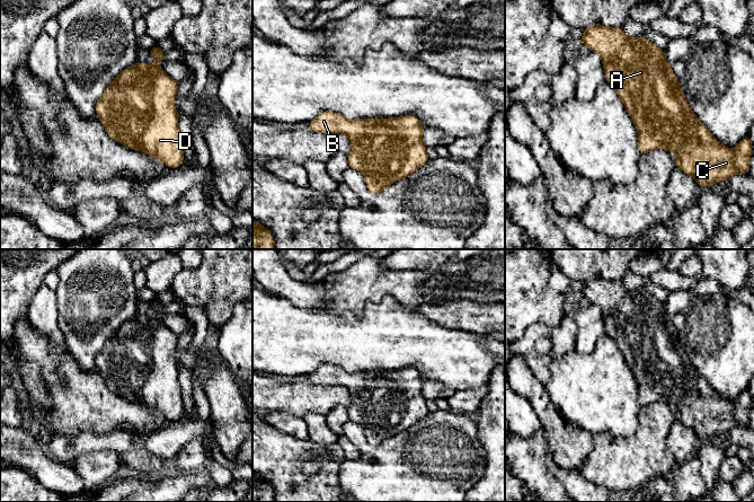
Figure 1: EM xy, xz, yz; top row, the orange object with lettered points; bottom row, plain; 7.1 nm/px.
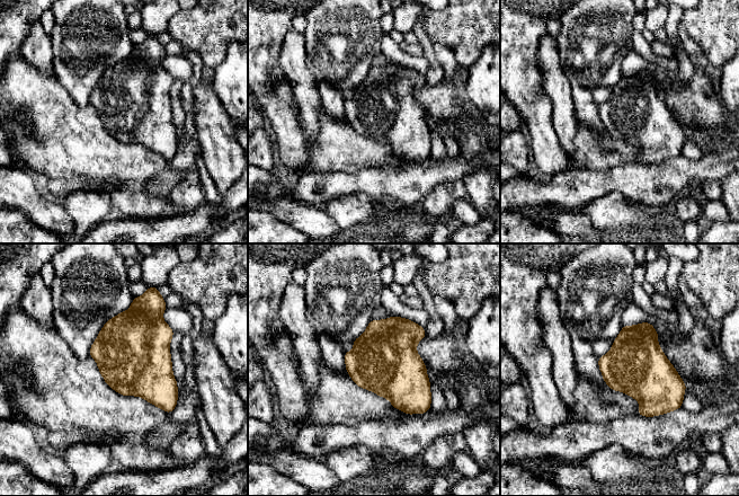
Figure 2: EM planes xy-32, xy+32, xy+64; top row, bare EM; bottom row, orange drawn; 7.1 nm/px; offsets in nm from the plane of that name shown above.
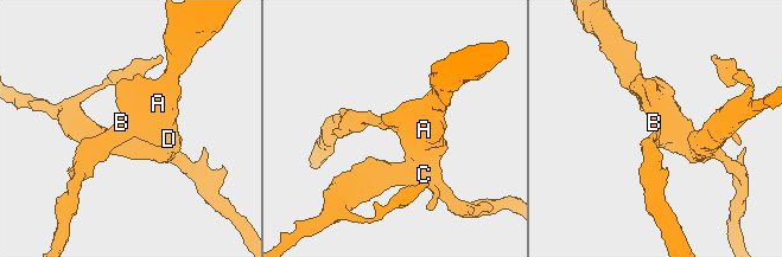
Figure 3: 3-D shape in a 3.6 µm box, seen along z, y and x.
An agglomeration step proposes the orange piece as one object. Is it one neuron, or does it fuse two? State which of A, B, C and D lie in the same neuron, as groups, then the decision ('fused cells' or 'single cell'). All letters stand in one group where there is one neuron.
A B C D | single cell

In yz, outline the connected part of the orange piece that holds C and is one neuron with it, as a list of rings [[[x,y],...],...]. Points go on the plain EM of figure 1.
[[[595,276],[584,281],[584,289],[577,294],[585,297],[591,303],[600,307],[603,311],[603,320],[606,334],[612,337],[619,346],[627,364],[635,375],[638,384],[639,406],[648,406],[655,402],[665,402],[676,408],[676,421],[690,426],[700,440],[715,435],[728,433],[734,426],[747,426],[753,396],[748,388],[745,389],[736,402],[721,398],[691,363],[683,346],[677,329],[672,324],[662,301],[644,289],[630,292],[621,280],[605,280]]]

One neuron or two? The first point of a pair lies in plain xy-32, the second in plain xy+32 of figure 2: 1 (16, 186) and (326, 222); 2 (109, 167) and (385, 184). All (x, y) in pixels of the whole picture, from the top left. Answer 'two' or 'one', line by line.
1: one
2: two

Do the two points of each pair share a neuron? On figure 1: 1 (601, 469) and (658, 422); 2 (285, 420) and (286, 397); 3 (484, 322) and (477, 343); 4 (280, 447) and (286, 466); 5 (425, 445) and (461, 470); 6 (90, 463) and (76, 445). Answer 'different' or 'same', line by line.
1: same
2: different
3: different
4: same
5: same
6: different

